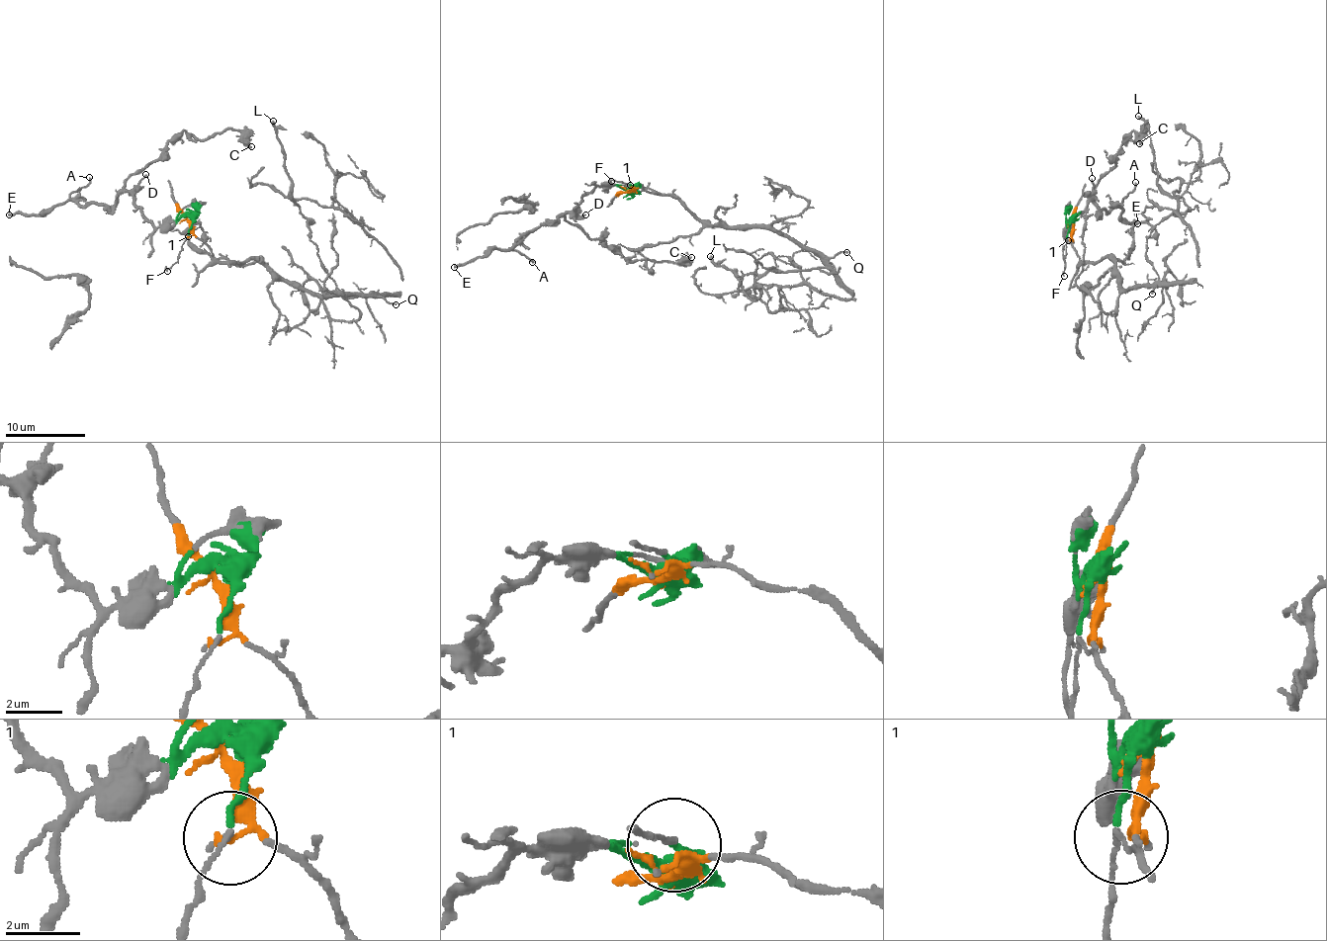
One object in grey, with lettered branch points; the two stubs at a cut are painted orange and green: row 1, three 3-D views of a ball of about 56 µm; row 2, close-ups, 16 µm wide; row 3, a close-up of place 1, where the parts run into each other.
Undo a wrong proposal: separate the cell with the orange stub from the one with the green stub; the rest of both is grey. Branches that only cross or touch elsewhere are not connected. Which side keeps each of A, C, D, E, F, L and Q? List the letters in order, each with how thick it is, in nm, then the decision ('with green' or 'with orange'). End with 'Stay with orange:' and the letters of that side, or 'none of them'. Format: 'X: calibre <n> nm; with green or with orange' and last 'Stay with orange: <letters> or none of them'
A: calibre 190 nm; with green
C: calibre 400 nm; with green
D: calibre 150 nm; with green
E: calibre 260 nm; with green
F: calibre 160 nm; with green
L: calibre 260 nm; with orange
Q: calibre 150 nm; with orange
Stay with orange: L, Q

